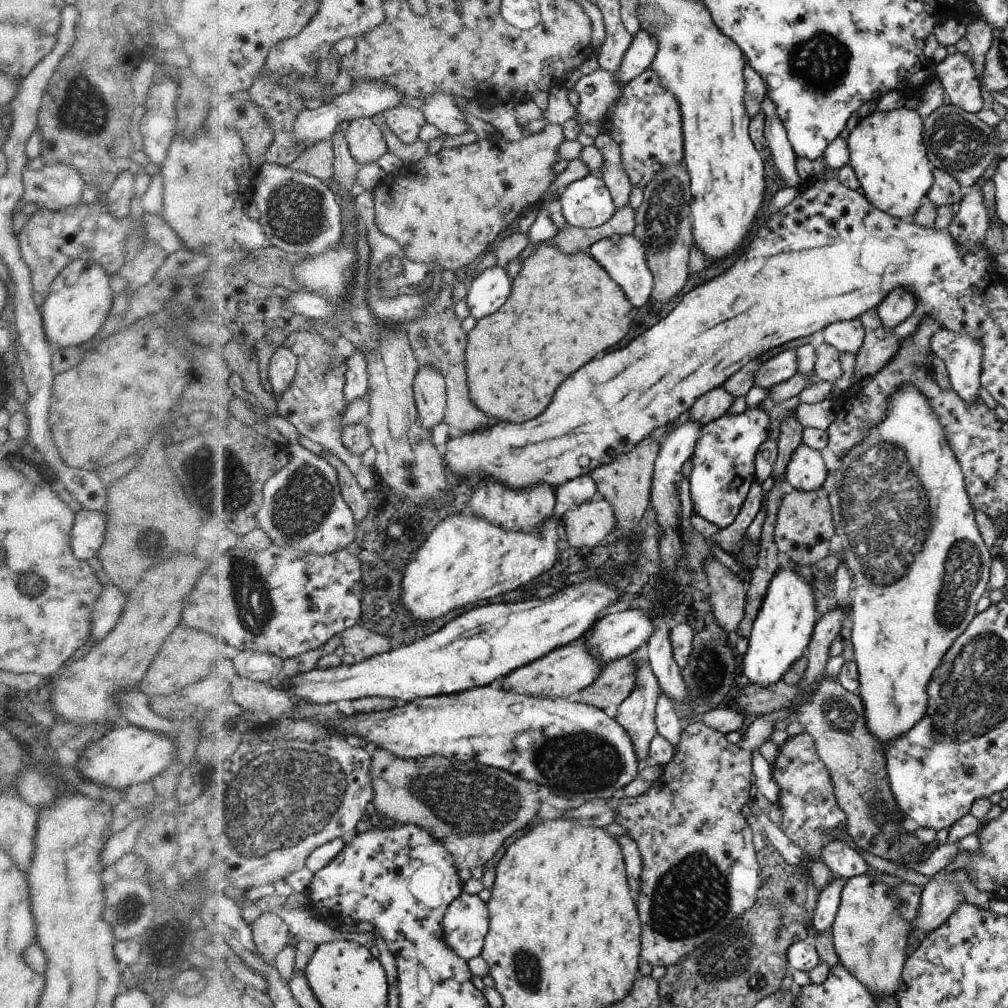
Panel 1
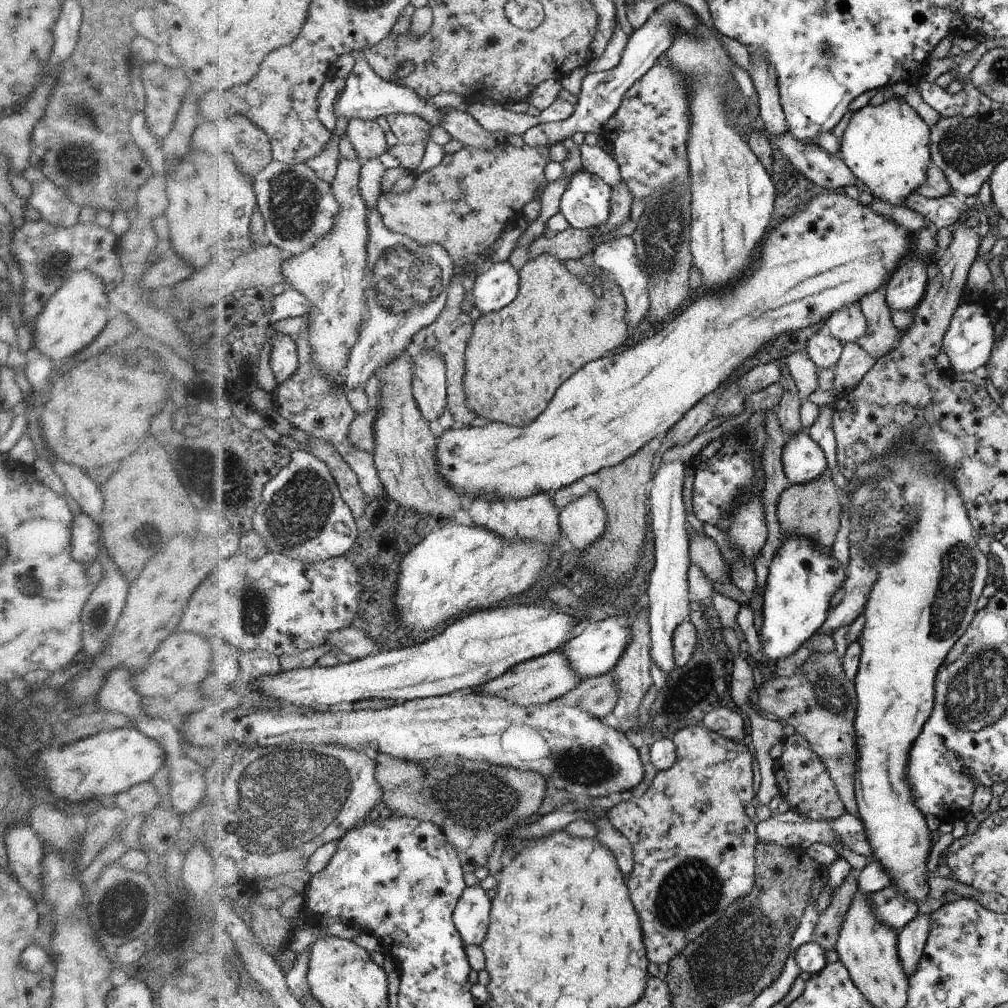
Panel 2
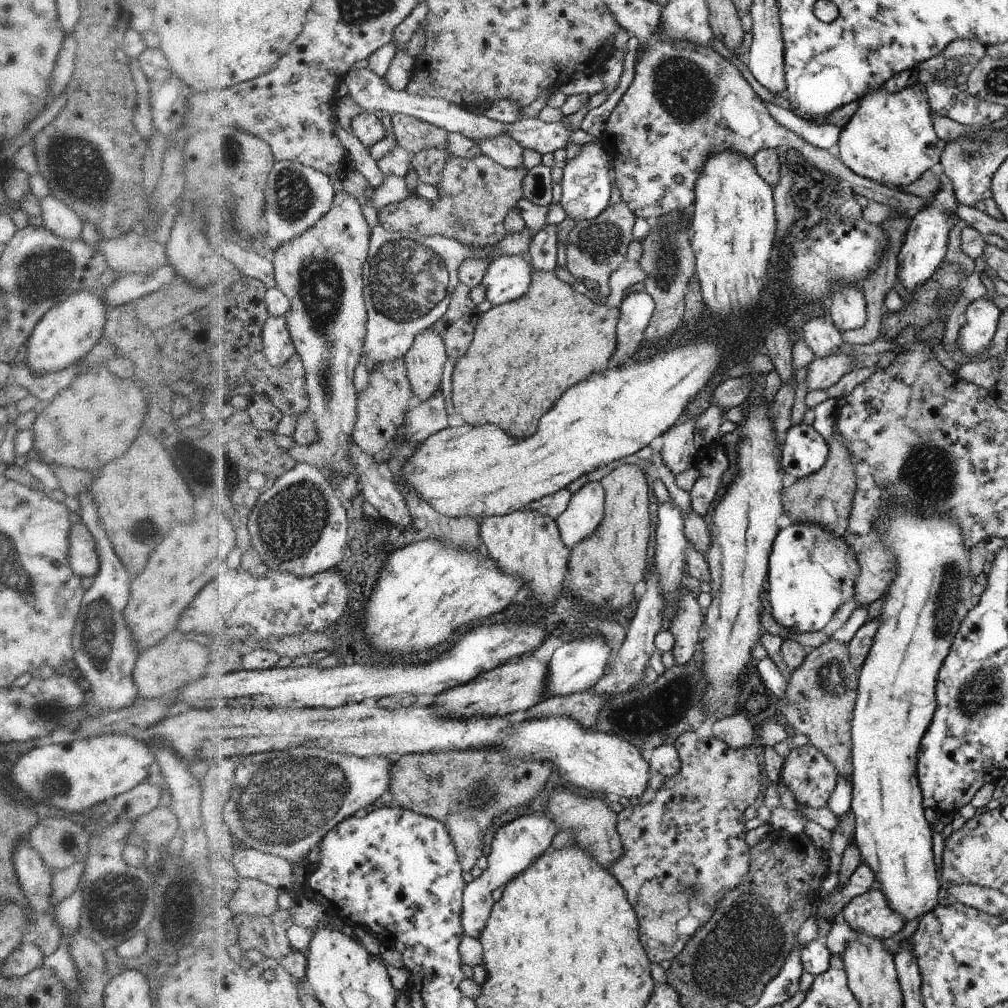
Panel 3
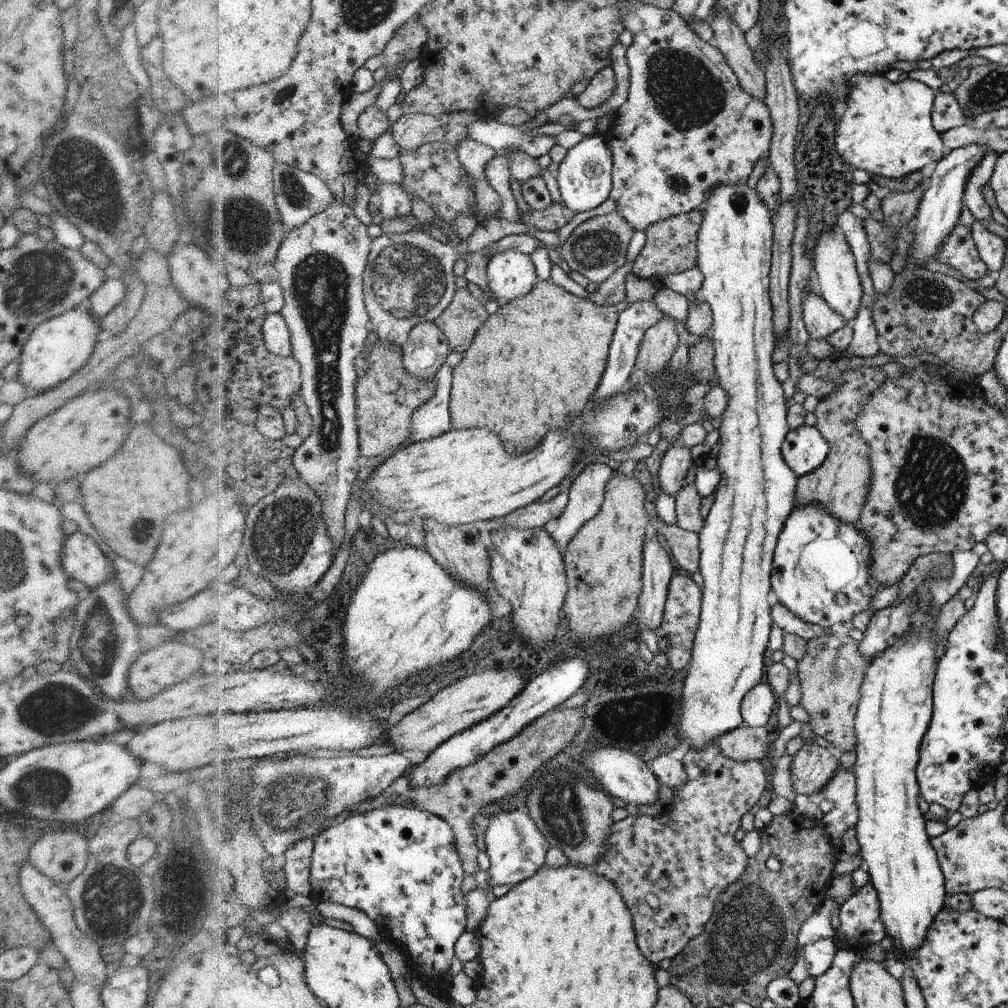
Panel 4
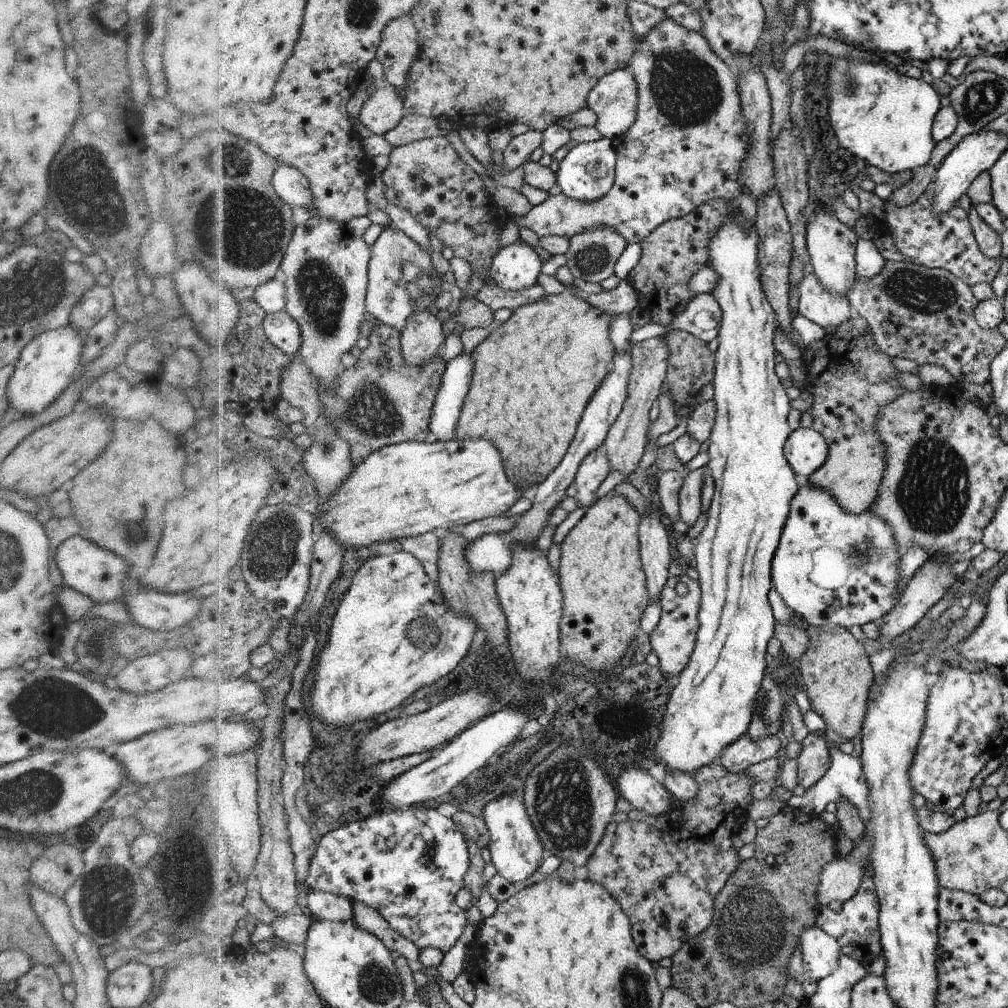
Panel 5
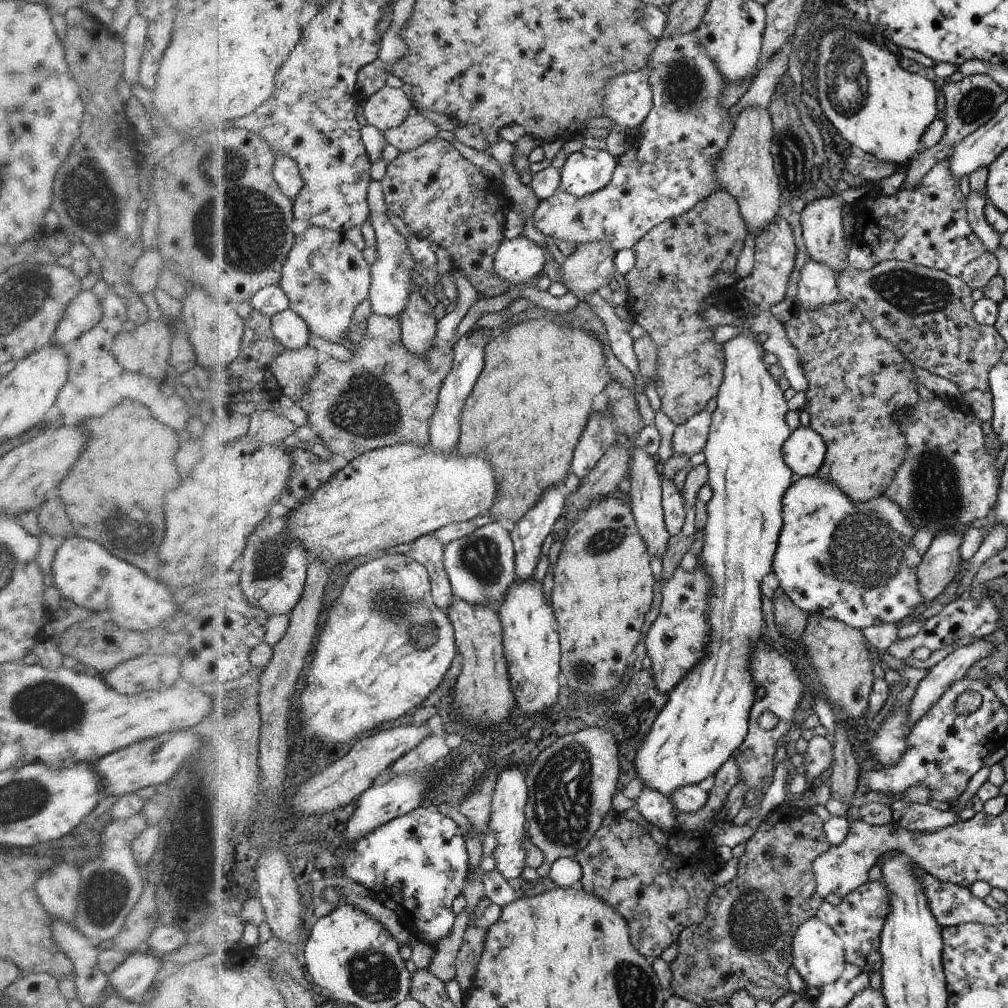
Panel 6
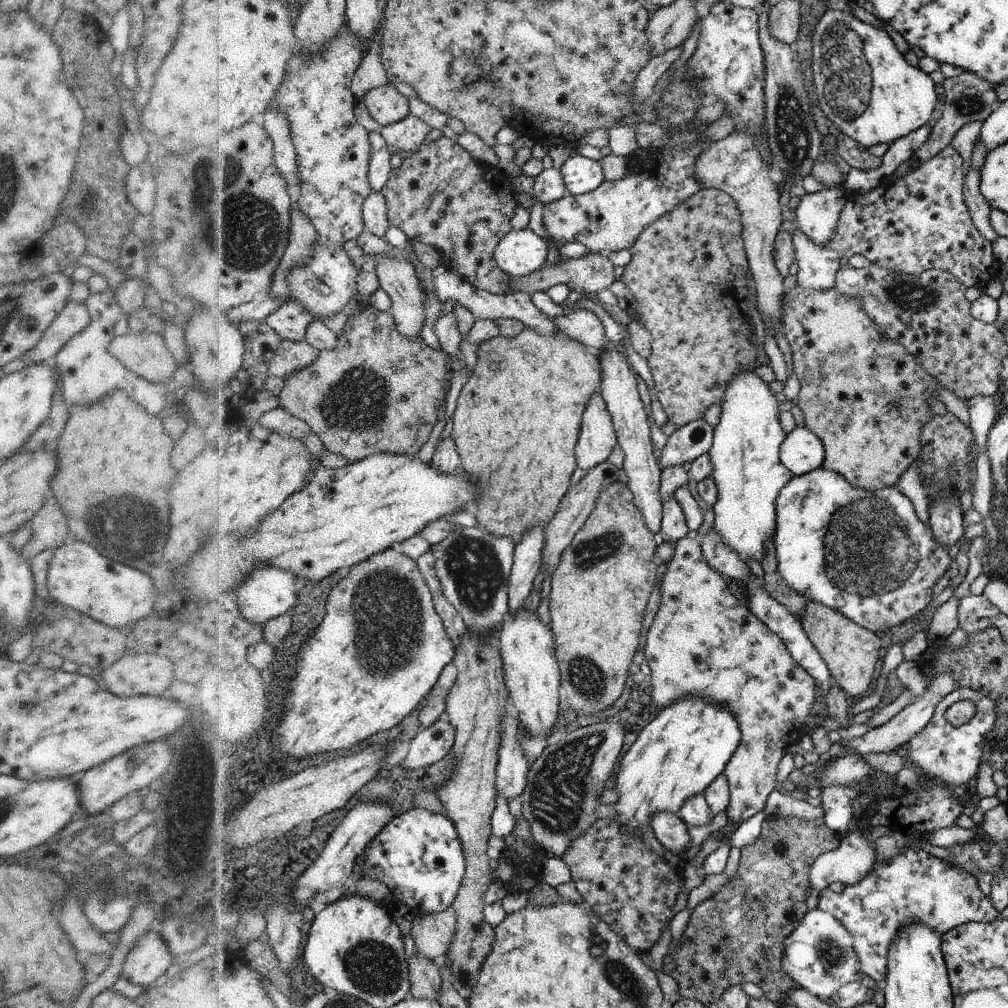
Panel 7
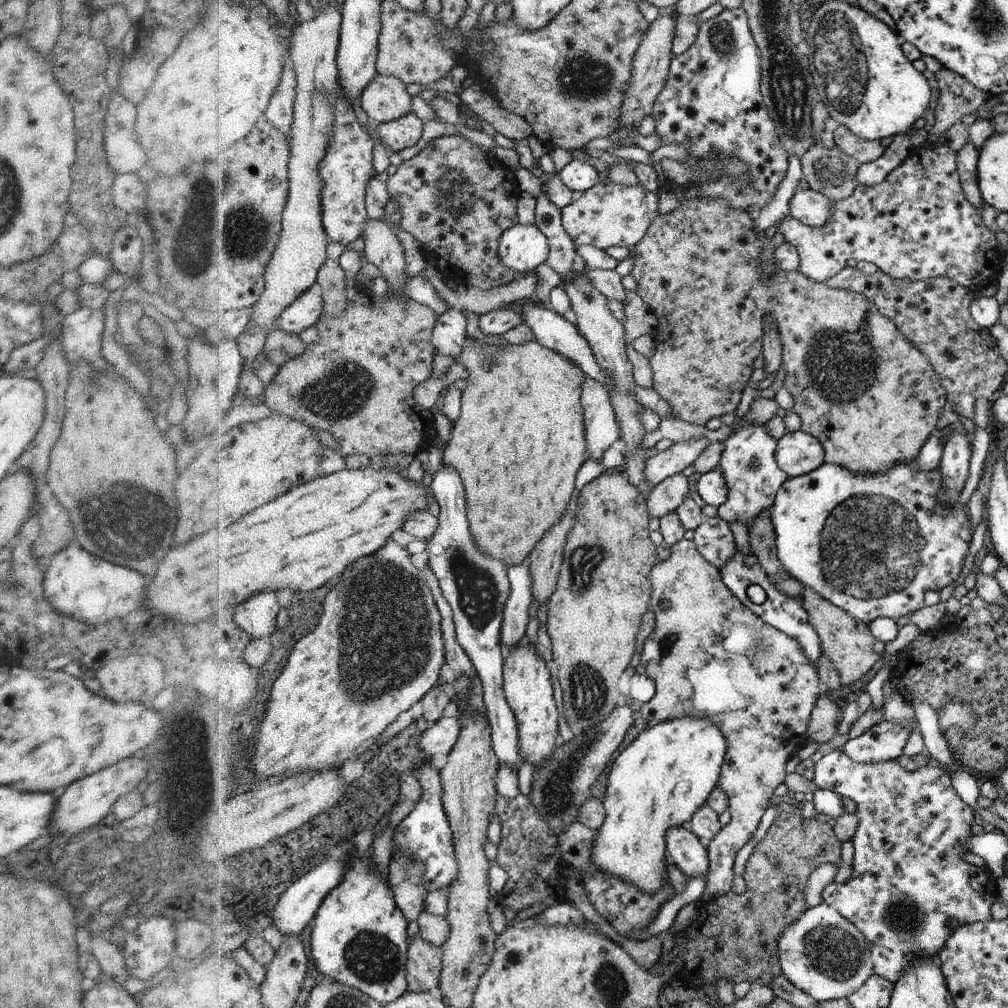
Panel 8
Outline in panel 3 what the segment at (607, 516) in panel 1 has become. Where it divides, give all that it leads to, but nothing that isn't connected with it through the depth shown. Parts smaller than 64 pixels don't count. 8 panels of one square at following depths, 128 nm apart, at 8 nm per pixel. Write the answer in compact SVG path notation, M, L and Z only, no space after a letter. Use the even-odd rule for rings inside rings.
M601 481L586 482L577 492L572 493L571 502L568 502L566 510L555 518L556 526L560 532L560 540L572 552L574 546L586 537L589 537L601 524L605 516L605 489Z

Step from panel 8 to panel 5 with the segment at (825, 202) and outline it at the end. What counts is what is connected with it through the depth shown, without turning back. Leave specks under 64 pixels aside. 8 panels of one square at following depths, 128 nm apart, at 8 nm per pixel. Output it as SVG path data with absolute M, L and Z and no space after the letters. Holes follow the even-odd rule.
M820 209L808 219L805 235L814 274L831 293L845 296L858 277L855 269L857 234L852 228L840 222L833 212Z

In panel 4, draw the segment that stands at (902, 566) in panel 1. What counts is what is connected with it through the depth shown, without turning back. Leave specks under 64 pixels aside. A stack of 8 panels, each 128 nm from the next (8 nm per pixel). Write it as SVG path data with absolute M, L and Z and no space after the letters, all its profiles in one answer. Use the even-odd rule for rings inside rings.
M923 582L918 586L915 605L917 608L911 615L911 627L904 635L918 634L920 637L903 643L904 637L897 639L891 647L882 651L878 658L871 658L869 672L861 687L861 700L855 720L857 732L857 752L855 777L857 780L857 805L859 819L855 826L857 841L860 845L859 854L863 858L864 867L869 874L869 880L877 889L880 901L880 916L884 923L887 936L893 940L893 950L903 950L906 957L918 951L927 939L934 917L945 906L947 899L945 891L945 875L936 858L935 848L932 848L924 816L918 810L918 783L916 782L916 764L920 742L924 742L926 731L929 730L933 711L933 684L938 660L934 649L939 642L932 640L932 631L936 618L930 619L932 596Z

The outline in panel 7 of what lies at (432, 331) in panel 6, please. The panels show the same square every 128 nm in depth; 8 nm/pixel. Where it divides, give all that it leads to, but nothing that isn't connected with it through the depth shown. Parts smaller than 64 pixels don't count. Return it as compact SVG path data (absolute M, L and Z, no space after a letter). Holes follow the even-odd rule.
M390 254L376 255L376 261L374 269L381 279L383 289L393 300L391 311L397 320L398 329L402 334L412 338L420 336L422 328L428 324L428 310L426 310L426 290L422 286L416 263Z

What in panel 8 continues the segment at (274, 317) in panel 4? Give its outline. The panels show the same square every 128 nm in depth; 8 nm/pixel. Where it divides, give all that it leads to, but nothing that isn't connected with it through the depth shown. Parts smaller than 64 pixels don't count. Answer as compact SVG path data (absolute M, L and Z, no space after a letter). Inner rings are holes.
M314 287L305 292L290 306L277 321L276 329L286 329L292 334L302 334L306 329L319 323L326 308L325 296L321 290Z

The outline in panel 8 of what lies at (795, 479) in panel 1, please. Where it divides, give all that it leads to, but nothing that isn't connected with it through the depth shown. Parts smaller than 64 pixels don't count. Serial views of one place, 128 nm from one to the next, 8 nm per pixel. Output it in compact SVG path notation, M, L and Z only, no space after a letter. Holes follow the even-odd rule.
M796 430L777 440L777 464L790 478L816 470L825 462L824 458L824 446L810 433Z

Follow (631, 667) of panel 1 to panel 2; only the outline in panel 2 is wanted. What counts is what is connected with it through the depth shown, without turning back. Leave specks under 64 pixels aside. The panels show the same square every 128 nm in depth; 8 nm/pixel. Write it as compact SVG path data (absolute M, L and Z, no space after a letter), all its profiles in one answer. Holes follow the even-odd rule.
M610 670L602 676L584 679L584 682L578 684L578 688L574 688L572 692L568 692L553 702L572 707L580 706L602 720L611 719L612 710L620 698L620 688L616 686L612 672L614 670Z

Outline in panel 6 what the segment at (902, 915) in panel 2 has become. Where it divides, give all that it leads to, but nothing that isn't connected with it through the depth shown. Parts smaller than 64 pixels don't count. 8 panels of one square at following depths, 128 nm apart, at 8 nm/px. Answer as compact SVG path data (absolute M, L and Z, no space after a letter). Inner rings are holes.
M876 880L866 882L854 892L850 892L838 906L832 906L824 901L818 910L818 920L825 922L840 937L844 945L846 962L871 974L881 972L884 963L880 952L881 933L885 929L886 916L889 916L889 913L890 890L886 890L886 885Z

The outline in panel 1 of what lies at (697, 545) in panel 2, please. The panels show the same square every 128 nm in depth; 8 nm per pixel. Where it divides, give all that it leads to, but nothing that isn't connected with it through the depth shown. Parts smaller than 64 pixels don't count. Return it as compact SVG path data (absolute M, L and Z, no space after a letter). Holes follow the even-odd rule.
M713 555L703 560L703 571L710 585L710 603L717 623L734 636L745 615L747 585Z

